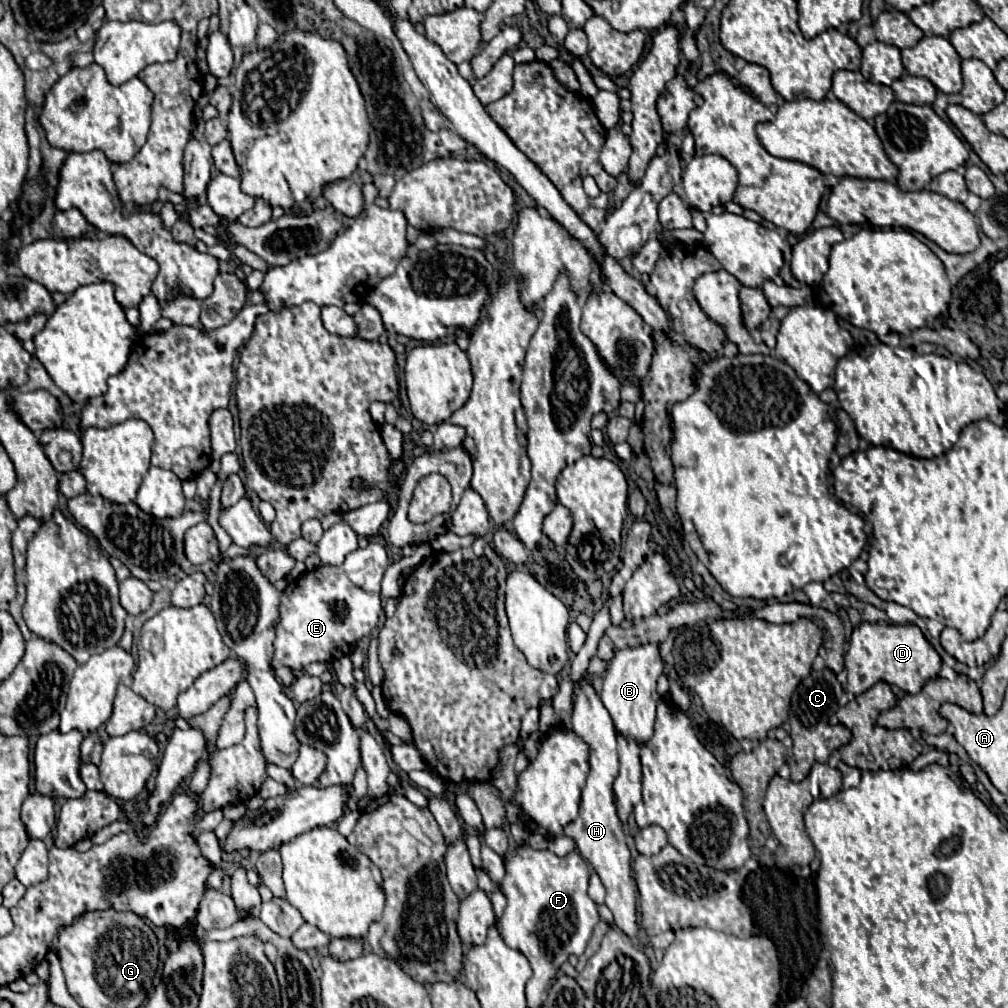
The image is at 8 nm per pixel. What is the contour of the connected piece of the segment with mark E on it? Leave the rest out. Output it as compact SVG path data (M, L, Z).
M370 542L366 548L350 552L340 566L320 566L292 580L282 596L280 622L276 624L274 668L288 666L304 672L312 662L334 662L350 654L358 640L372 634L382 614L380 582L388 568L384 544Z

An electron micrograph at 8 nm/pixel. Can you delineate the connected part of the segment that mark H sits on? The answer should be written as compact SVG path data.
M584 682L574 696L574 712L572 712L572 730L592 748L590 756L590 774L586 786L582 790L580 816L570 822L560 836L568 836L576 842L576 848L582 858L586 858L594 870L598 872L604 888L606 888L606 906L614 914L616 926L628 936L636 936L636 884L632 880L630 868L630 850L626 846L626 834L622 830L622 822L616 812L614 800L614 780L618 776L618 750L616 750L616 728L614 722L604 708L600 694L590 682Z

